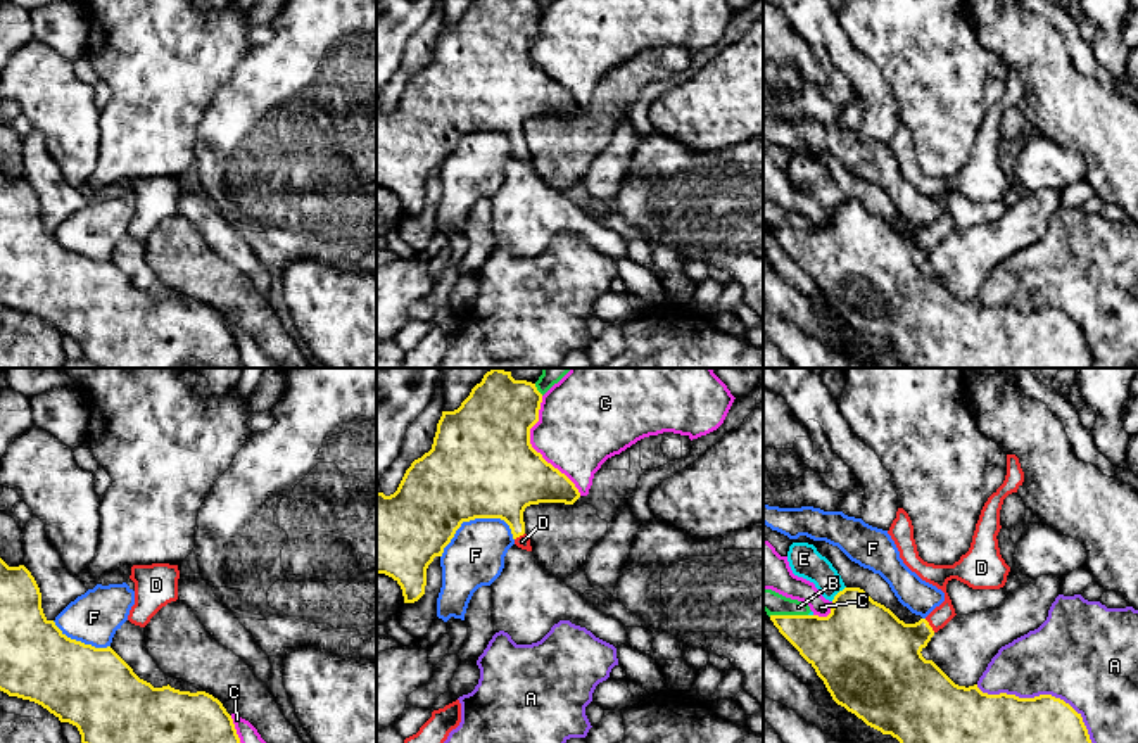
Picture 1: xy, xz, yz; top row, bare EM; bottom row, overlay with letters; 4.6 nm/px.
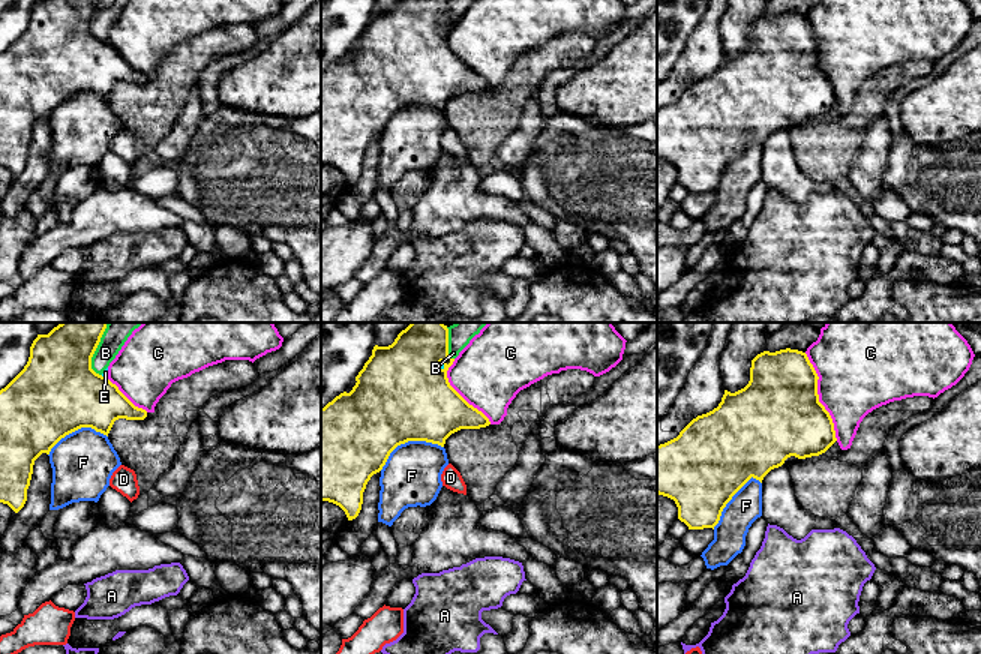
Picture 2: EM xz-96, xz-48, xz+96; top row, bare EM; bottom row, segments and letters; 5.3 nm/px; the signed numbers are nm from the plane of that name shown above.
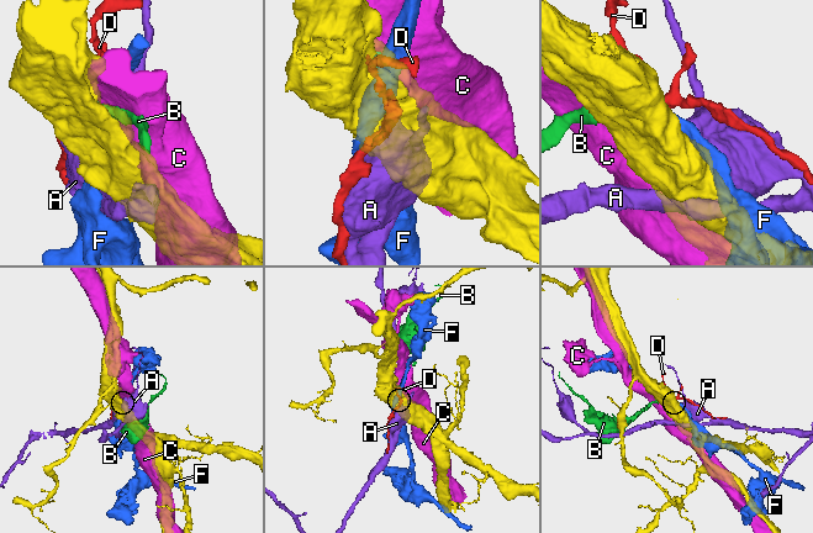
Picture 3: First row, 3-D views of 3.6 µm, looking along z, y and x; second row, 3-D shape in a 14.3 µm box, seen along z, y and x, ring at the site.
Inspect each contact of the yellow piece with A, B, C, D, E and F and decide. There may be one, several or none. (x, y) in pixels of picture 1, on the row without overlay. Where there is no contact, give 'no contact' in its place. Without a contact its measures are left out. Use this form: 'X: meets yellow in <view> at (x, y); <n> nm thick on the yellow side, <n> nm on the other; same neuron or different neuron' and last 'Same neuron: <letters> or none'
A: meets yellow in yz at (1047, 308); 460 nm thick on the yellow side, 460 nm on the other; different neuron
B: meets yellow in yz at (788, 228); 280 nm thick on the yellow side, 110 nm on the other; different neuron
C: meets yellow in xz at (532, 61); 500 nm thick on the yellow side, 380 nm on the other; different neuron
D: meets yellow in yz at (929, 239); 340 nm thick on the yellow side, 100 nm on the other; same neuron
E: meets yellow in yz at (838, 206); 400 nm thick on the yellow side, 150 nm on the other; different neuron
F: meets yellow in xz at (470, 132); 480 nm thick on the yellow side, 280 nm on the other; different neuron
Same neuron: D

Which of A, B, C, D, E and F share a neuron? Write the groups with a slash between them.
A / B E / C / D / F

